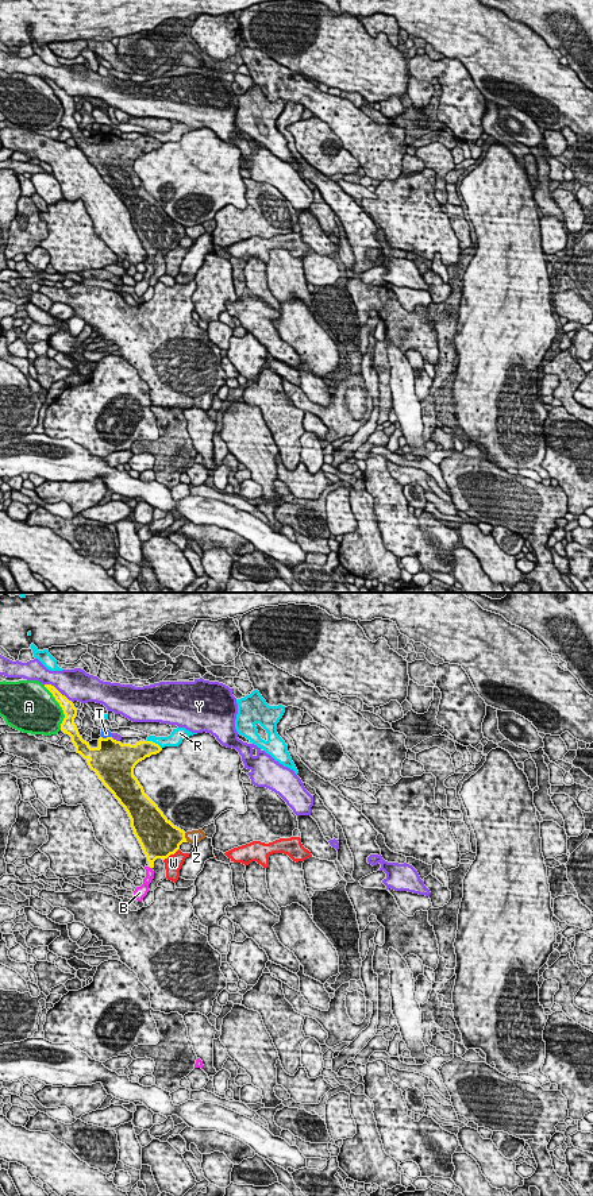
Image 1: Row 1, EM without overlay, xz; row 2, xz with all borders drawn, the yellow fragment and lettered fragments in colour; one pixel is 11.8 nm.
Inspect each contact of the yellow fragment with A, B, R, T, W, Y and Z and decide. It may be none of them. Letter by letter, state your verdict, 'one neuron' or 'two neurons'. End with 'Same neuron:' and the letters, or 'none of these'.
A: two neurons
B: one neuron
R: two neurons
T: two neurons
W: two neurons
Y: two neurons
Z: two neurons
Same neuron: B

